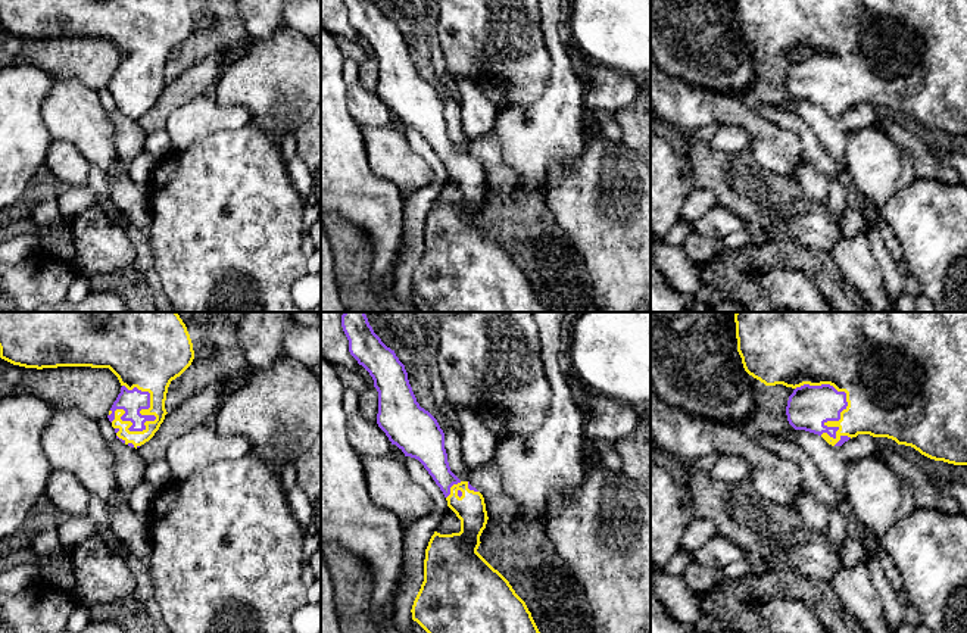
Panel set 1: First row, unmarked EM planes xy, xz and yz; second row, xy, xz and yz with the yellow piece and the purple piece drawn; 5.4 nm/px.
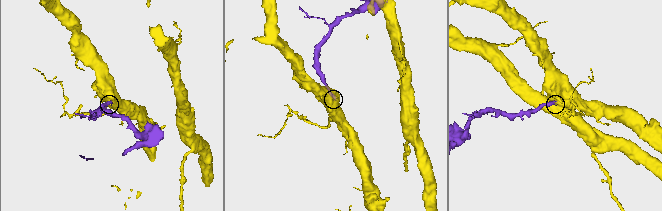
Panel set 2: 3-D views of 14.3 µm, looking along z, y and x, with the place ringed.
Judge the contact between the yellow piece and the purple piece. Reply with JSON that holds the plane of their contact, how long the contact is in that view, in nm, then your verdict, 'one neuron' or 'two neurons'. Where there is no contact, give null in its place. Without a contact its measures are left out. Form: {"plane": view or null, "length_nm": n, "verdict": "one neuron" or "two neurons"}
{"plane": "xy", "length_nm": 280, "verdict": "one neuron"}

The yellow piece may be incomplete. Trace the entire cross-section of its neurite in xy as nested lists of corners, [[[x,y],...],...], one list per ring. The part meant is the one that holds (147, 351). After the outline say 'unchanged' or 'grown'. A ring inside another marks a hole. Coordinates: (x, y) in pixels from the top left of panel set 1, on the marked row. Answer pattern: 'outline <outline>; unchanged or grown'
outline [[[0,312],[0,358],[13,365],[37,369],[57,367],[109,368],[118,377],[122,387],[107,418],[115,428],[116,439],[137,449],[149,442],[163,422],[165,415],[168,414],[165,409],[168,387],[172,380],[180,377],[191,365],[194,350],[187,327],[177,312]]]; grown

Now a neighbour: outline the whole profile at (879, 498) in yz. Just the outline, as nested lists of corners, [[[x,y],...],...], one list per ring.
[[[874,455],[848,462],[843,495],[877,539],[917,509],[911,487]]]

